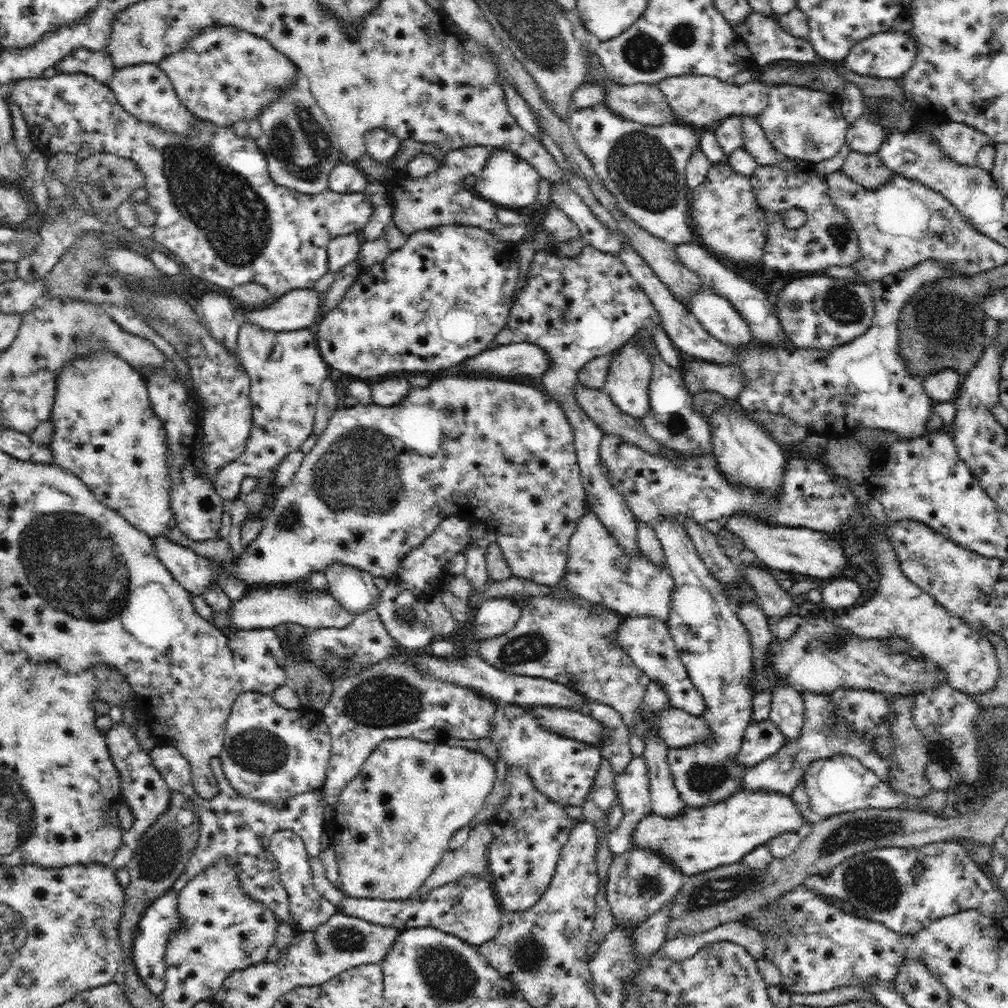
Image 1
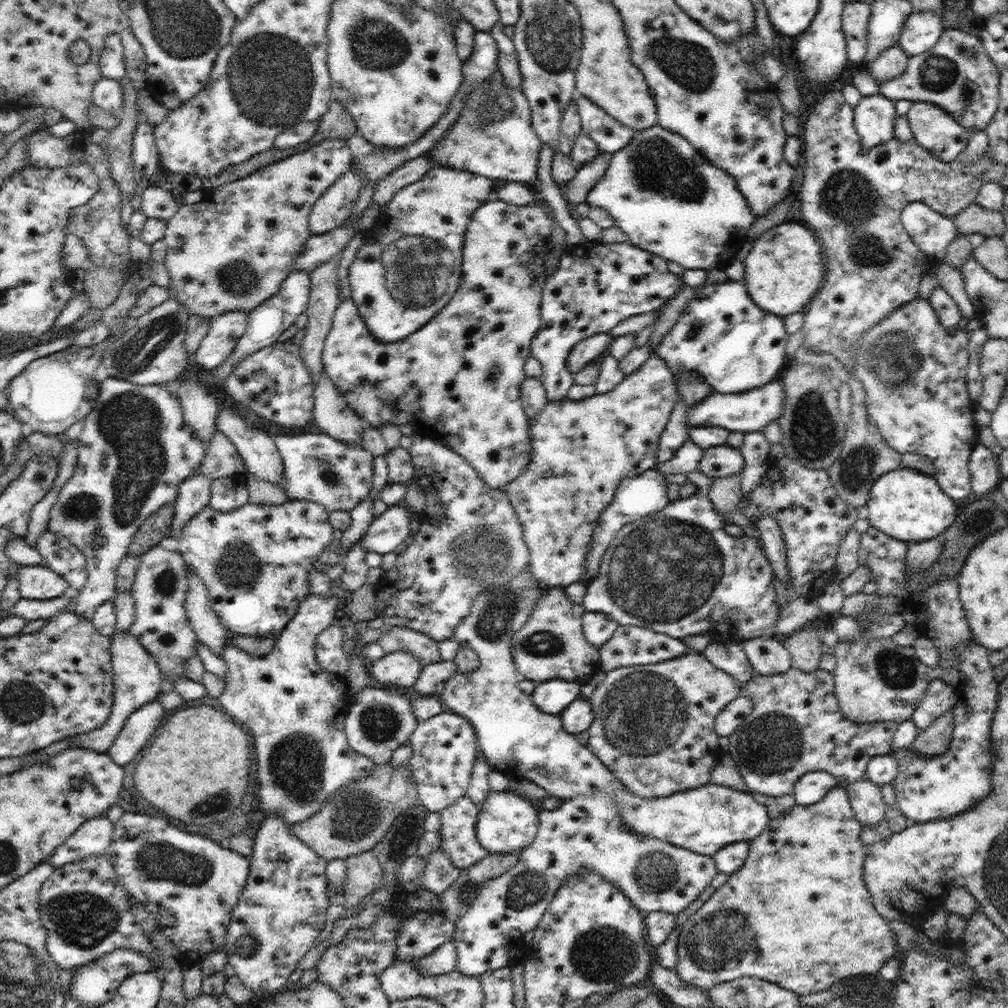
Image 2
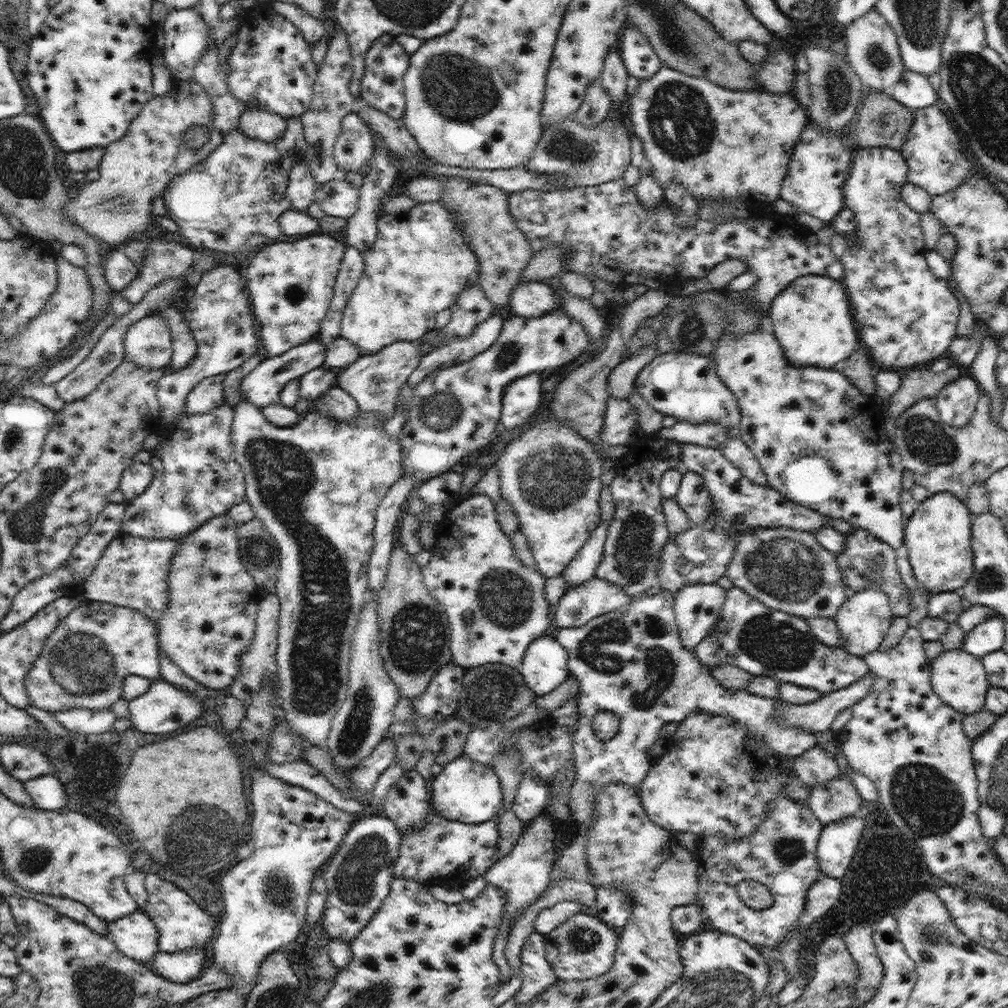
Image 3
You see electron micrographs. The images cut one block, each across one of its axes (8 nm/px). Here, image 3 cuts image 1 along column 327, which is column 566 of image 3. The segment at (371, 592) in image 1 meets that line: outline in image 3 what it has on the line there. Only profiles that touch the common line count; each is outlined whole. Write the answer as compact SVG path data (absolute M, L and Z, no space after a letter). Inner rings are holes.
M600 521L594 533L578 551L578 554L570 561L568 567L560 575L568 581L568 587L576 587L596 576L596 567L600 563L608 532L609 523Z

